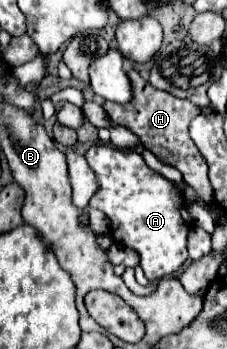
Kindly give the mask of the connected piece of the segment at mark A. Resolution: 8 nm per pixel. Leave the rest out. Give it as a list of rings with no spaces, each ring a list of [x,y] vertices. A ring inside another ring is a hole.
[[[95,144],[87,150],[85,158],[99,180],[99,190],[89,200],[89,208],[107,214],[111,220],[111,238],[139,254],[139,264],[151,282],[177,272],[189,258],[187,234],[193,224],[183,194],[161,174],[153,172],[145,164],[141,152]]]

